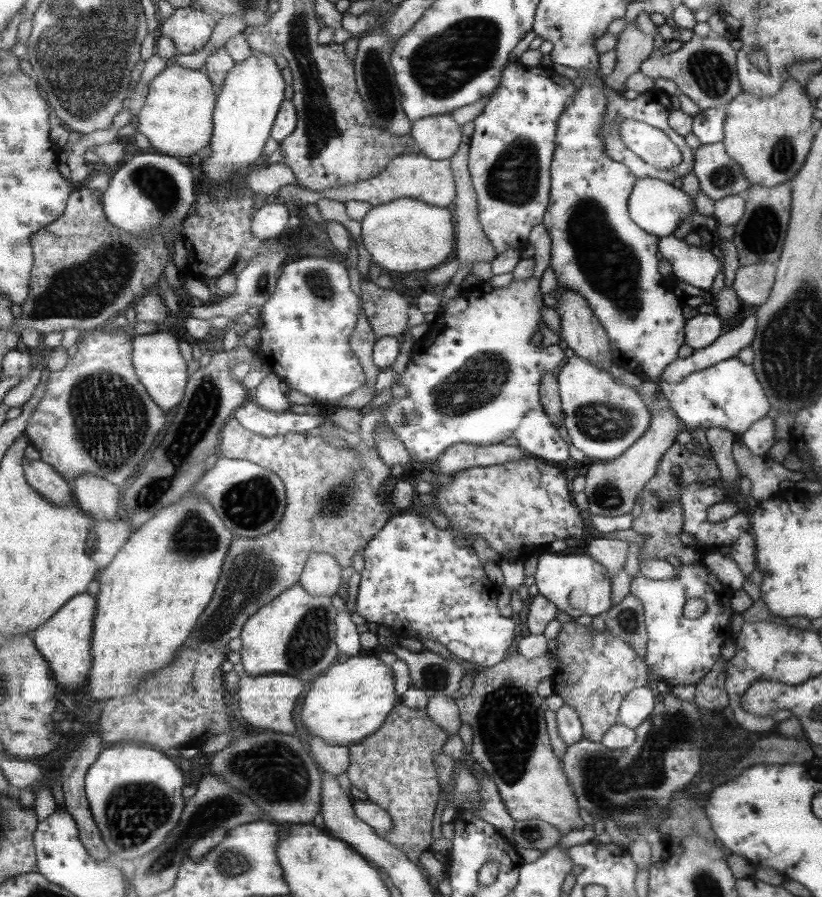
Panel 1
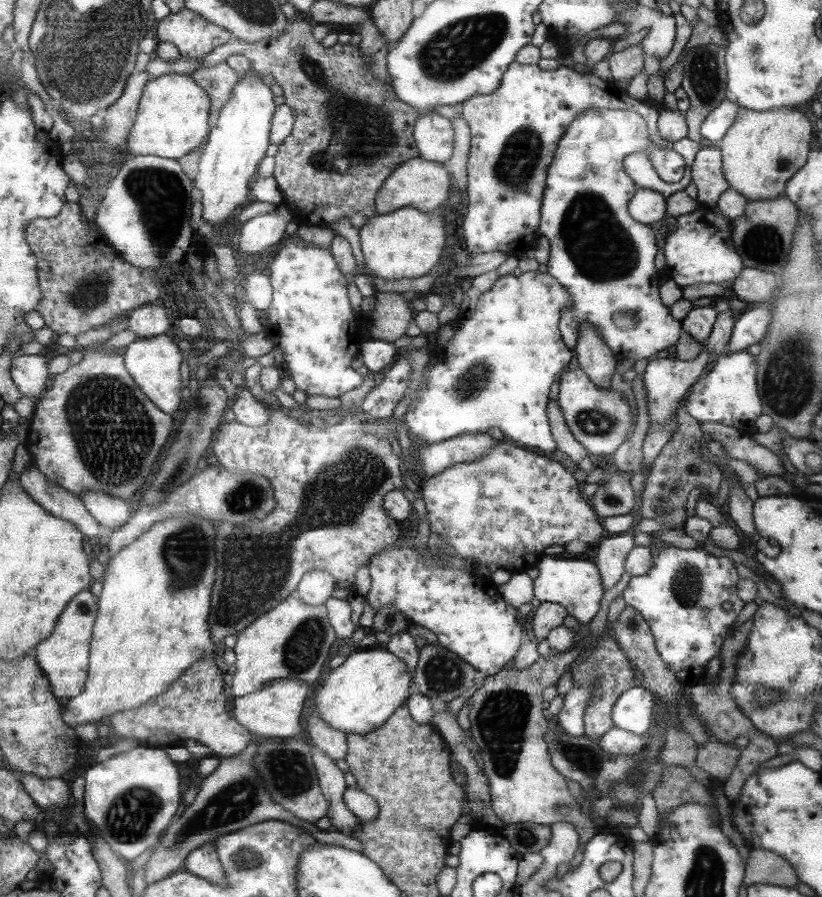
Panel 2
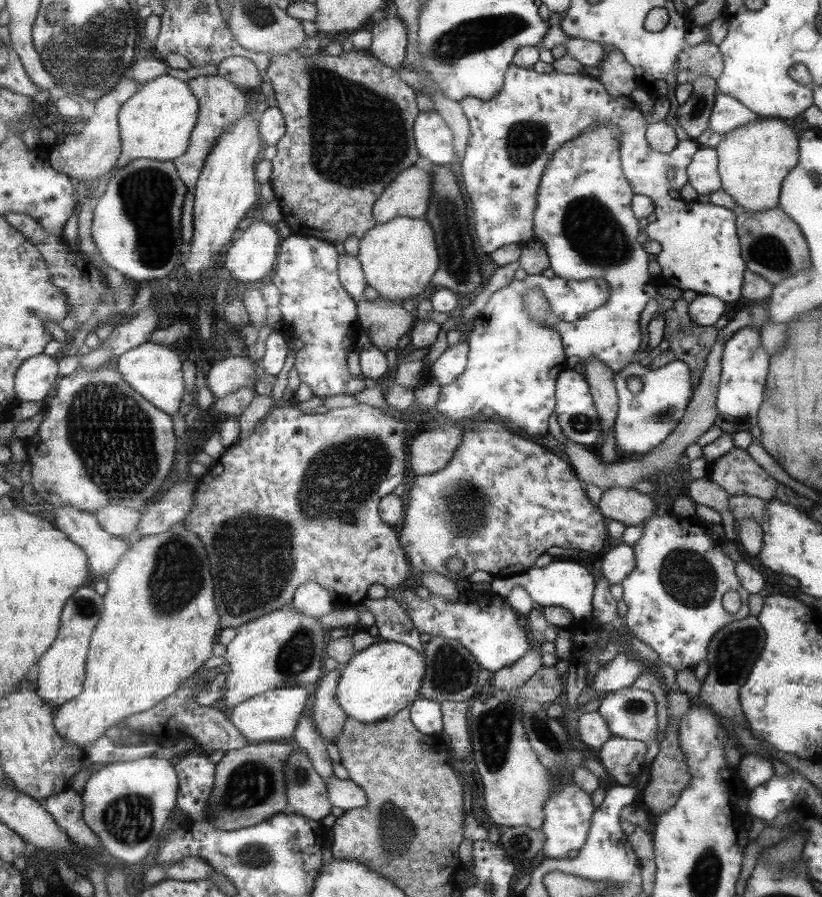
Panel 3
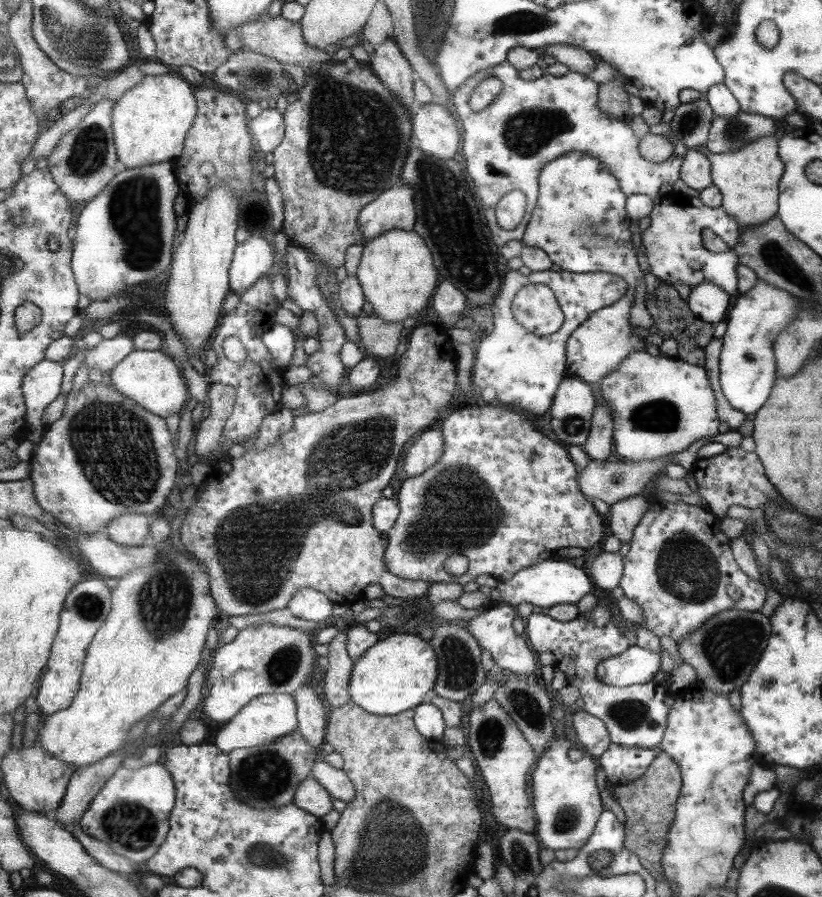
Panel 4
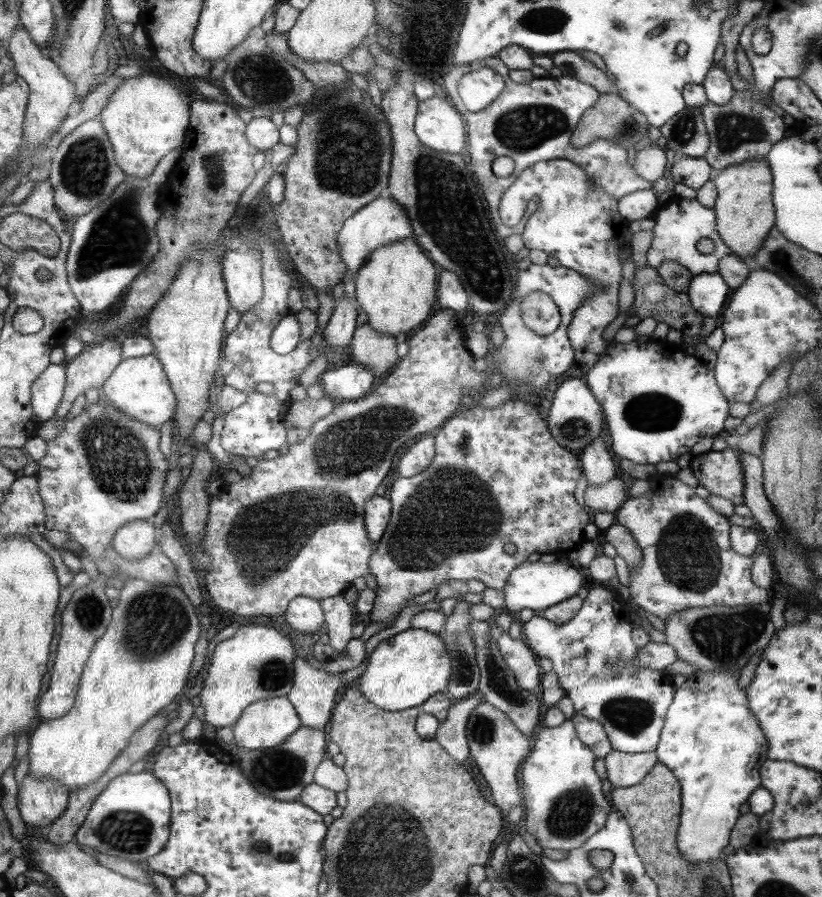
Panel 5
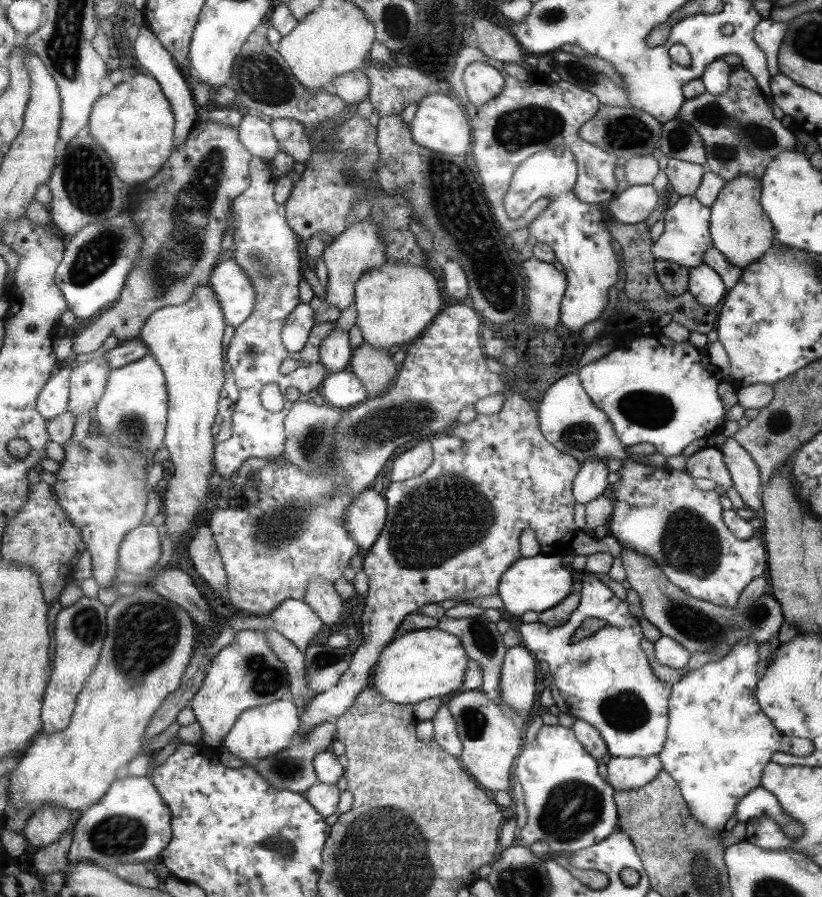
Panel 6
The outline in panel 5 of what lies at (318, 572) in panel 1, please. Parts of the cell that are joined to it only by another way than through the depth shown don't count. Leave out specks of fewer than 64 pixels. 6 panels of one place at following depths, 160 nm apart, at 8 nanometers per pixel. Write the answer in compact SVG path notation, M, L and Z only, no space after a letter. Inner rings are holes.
M298 597L293 600L284 618L289 626L297 632L317 632L326 622L324 607L321 602L309 597Z

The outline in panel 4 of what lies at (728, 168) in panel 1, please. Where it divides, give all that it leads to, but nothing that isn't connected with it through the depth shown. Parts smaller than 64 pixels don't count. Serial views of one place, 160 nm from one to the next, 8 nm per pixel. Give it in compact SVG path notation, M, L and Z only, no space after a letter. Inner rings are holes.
M687 149L682 157L679 175L687 187L696 191L712 185L711 163L705 154L695 149Z

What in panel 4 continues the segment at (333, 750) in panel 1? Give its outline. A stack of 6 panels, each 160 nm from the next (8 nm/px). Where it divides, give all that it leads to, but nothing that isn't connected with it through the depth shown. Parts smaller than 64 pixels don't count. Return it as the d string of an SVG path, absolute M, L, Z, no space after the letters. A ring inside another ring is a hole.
M341 631L329 643L327 657L330 663L325 670L323 696L330 710L339 708L352 700L350 682L356 663L350 658L348 642L348 633Z

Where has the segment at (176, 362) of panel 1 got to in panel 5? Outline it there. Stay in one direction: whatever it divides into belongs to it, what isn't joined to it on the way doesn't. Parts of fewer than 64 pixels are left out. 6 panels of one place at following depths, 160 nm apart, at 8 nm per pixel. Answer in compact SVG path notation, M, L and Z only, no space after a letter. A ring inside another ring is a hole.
M155 353L141 358L123 359L104 384L101 394L121 412L136 418L139 422L148 423L157 430L176 416L176 391L173 390L168 374L165 372L164 363Z

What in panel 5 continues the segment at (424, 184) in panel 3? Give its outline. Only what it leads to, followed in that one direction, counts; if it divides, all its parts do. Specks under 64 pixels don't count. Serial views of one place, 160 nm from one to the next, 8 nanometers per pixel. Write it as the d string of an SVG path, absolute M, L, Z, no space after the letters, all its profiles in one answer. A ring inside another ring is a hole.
M386 193L372 200L343 225L339 243L340 253L347 265L346 276L352 276L355 280L358 272L368 262L368 258L378 248L413 237L414 228L412 227L412 219L409 218L408 211L392 197Z

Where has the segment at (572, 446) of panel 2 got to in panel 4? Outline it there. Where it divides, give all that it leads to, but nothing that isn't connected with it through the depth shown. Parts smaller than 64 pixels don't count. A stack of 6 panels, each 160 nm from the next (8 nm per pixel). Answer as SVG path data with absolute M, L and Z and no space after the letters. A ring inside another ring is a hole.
M668 457L645 460L641 462L593 462L589 459L585 469L580 472L581 494L596 498L611 506L620 500L625 500L641 492L648 480L654 479L668 464Z

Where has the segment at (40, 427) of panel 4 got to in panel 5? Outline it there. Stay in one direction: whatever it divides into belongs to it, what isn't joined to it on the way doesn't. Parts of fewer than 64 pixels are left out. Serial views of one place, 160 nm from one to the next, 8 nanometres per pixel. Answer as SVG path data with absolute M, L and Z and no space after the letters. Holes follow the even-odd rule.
M51 363L49 368L35 381L32 388L32 403L41 423L55 417L64 402L67 373L67 367L63 364Z

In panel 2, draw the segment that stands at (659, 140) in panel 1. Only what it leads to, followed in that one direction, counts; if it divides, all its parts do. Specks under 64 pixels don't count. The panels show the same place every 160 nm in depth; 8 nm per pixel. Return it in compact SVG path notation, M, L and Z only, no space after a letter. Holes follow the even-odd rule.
M588 109L577 115L573 119L569 129L565 129L564 137L560 138L557 145L556 156L552 158L551 164L548 166L547 172L547 188L544 190L544 197L540 206L540 222L539 235L545 236L549 242L548 261L544 265L543 270L552 276L571 296L572 304L565 310L562 310L558 320L558 330L563 338L565 346L575 348L576 340L580 331L581 322L587 322L595 329L595 333L601 337L601 340L609 347L609 350L617 357L618 360L623 358L633 358L638 360L641 358L655 358L659 350L667 349L668 346L675 345L682 329L682 324L679 320L673 319L669 315L669 307L661 306L659 302L659 294L657 294L657 274L653 268L653 260L657 254L657 246L655 246L655 236L649 236L649 228L644 223L639 224L636 219L631 218L628 213L628 202L636 192L636 184L633 183L631 176L624 170L623 160L632 152L645 151L648 158L651 159L652 166L661 180L665 183L677 183L686 172L684 160L673 150L661 150L658 146L650 144L647 138L646 123L634 112L627 110L606 110L606 109Z

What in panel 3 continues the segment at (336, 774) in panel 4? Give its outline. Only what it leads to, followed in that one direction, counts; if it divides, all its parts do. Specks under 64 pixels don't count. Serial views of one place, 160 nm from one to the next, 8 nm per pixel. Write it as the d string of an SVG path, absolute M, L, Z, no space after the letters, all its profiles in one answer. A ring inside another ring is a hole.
M329 777L325 780L331 804L350 812L367 806L367 793L354 780Z

